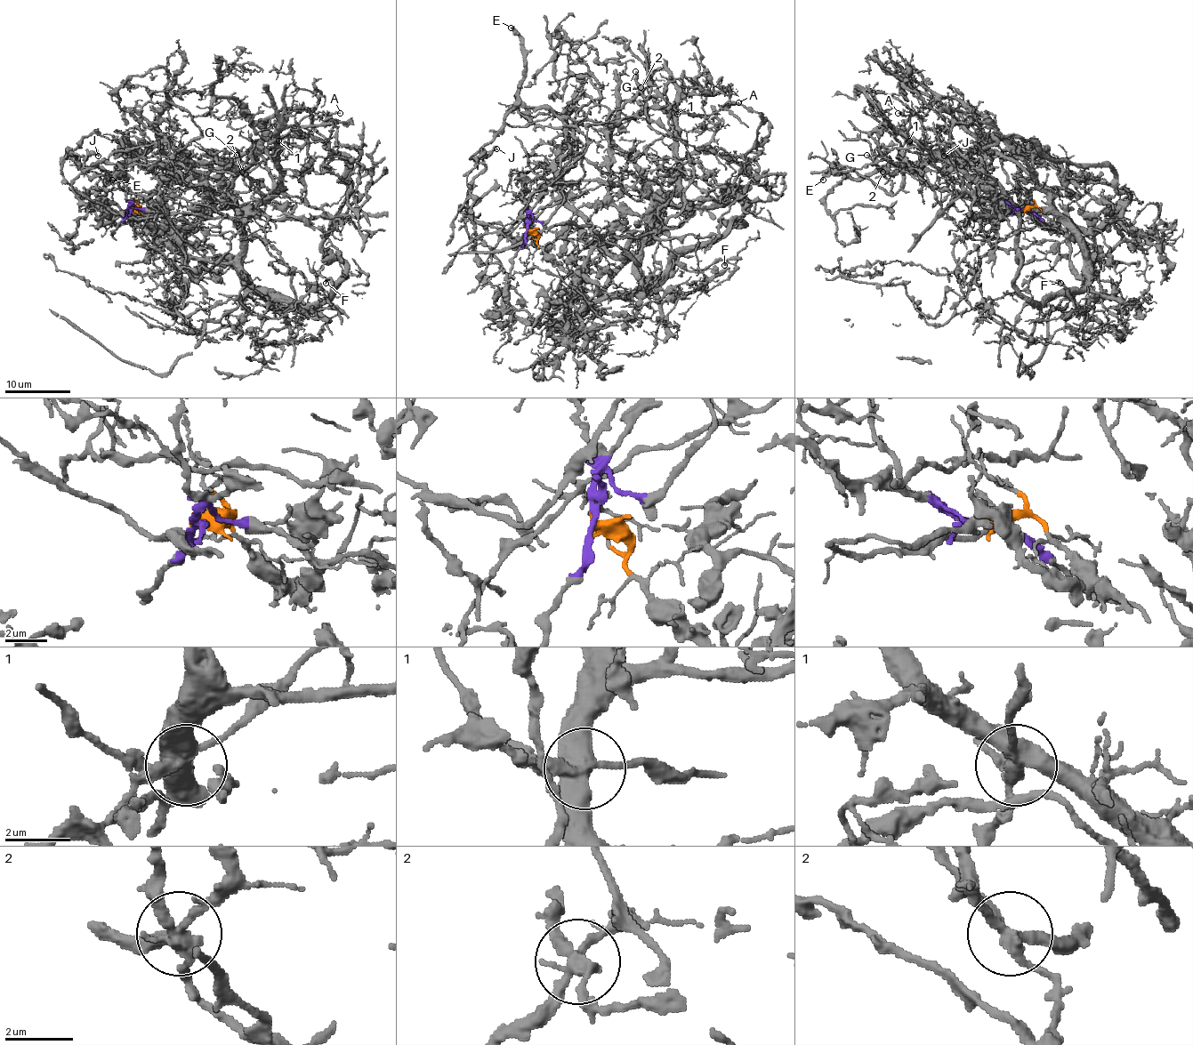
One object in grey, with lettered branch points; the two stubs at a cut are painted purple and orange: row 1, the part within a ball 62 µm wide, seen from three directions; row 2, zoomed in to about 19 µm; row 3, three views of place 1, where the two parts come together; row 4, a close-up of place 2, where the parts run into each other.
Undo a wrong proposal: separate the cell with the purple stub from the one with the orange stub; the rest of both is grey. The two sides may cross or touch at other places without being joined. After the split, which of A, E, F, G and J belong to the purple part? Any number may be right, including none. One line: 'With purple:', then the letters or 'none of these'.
With purple: A, E, G, J

